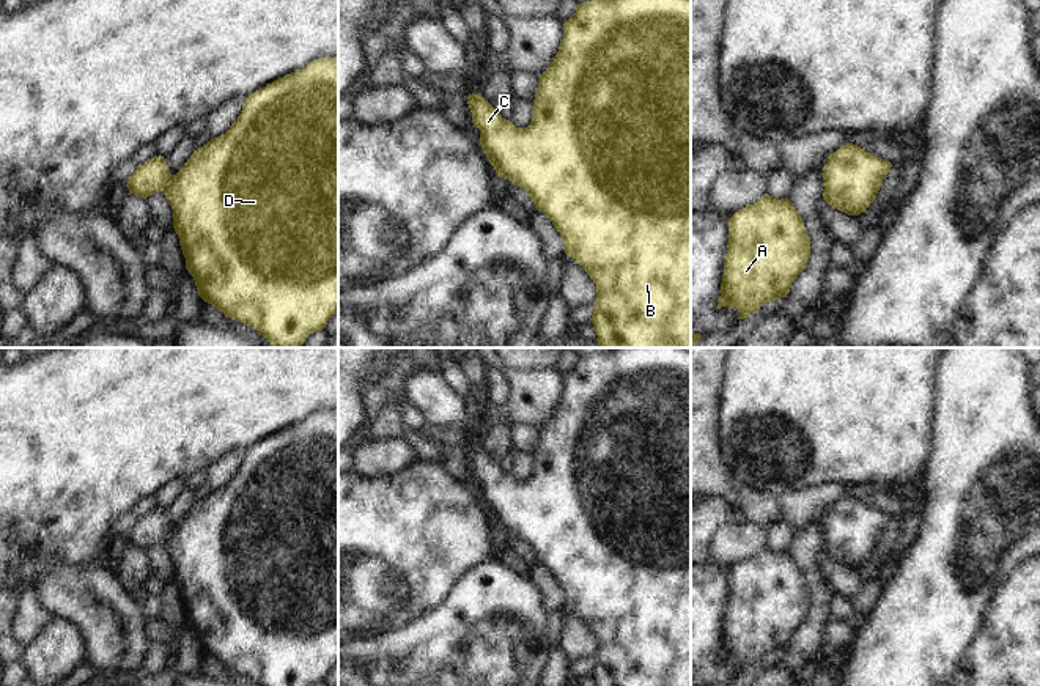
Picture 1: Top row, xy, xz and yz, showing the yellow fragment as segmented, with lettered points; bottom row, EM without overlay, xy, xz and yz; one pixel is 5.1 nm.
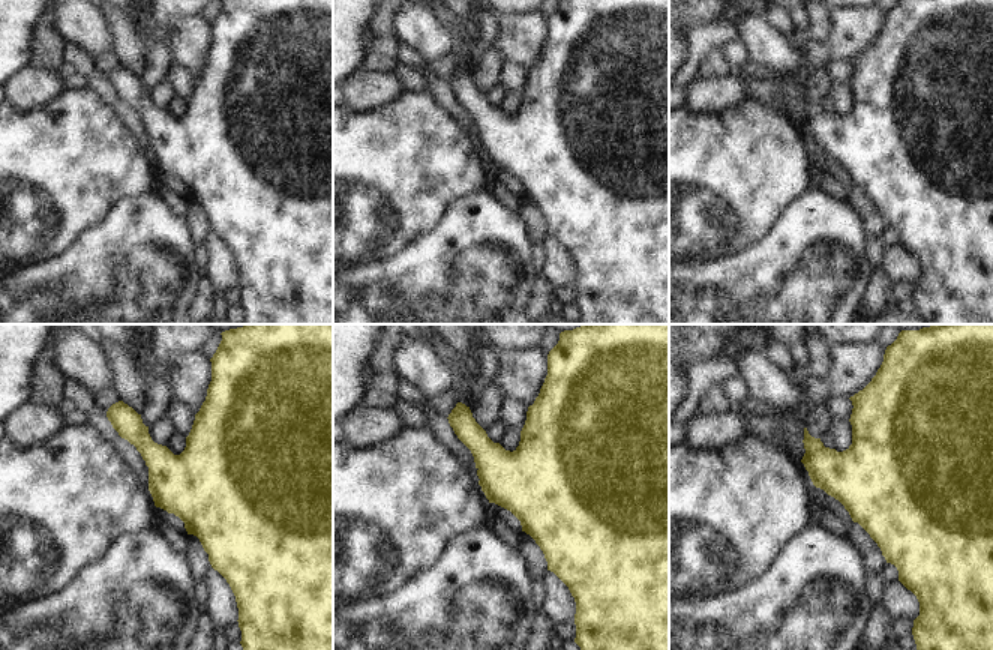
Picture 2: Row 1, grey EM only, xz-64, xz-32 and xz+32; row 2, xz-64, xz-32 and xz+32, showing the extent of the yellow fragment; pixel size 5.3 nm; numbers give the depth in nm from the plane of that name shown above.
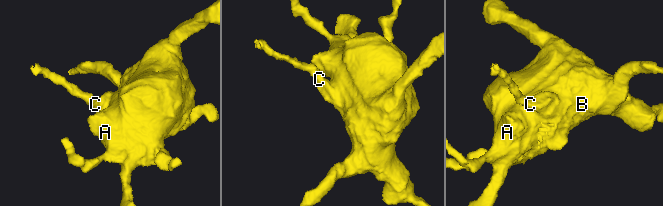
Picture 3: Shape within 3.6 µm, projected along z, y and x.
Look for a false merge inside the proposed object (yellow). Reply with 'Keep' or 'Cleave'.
Keep

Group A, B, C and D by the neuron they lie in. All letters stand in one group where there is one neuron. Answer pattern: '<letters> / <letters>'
A B C D

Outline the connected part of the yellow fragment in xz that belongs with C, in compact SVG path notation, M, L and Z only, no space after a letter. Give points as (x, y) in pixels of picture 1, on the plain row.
M607 348L579 356L563 376L563 392L549 420L538 428L538 441L527 480L503 472L483 448L467 450L480 499L499 530L521 540L557 581L565 606L595 634L592 677L596 686L691 686L691 348Z

